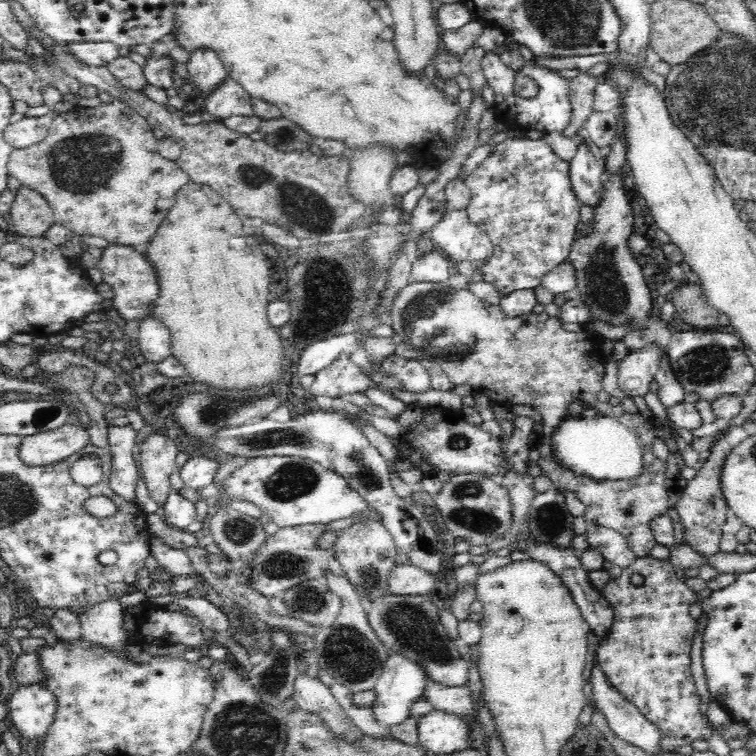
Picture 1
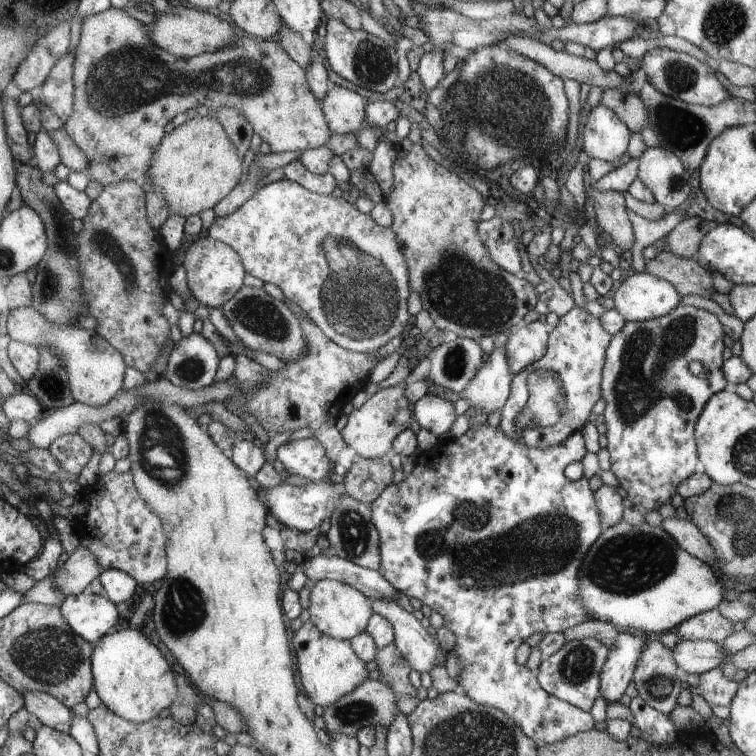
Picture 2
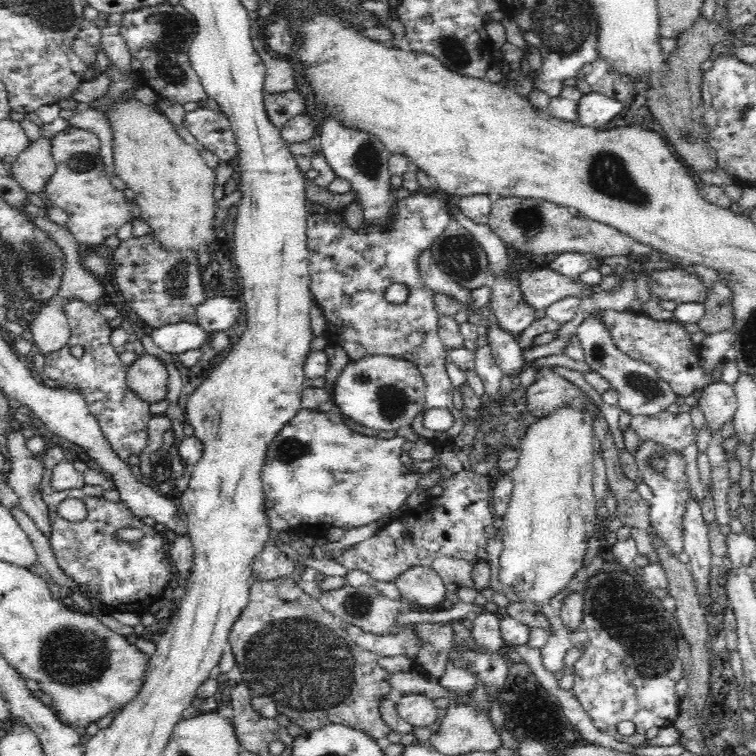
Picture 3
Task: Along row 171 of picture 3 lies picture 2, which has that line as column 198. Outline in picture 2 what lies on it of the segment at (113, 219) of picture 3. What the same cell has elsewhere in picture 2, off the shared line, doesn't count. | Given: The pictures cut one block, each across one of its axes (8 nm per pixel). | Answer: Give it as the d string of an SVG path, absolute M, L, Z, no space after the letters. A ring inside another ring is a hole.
M116 7L88 16L82 22L80 42L74 52L73 82L76 85L72 116L64 124L70 140L88 156L90 168L84 173L102 186L120 180L140 183L150 168L158 146L165 138L164 126L178 114L204 104L208 108L238 108L270 150L288 152L314 149L327 143L332 133L326 124L325 111L309 87L305 68L282 48L276 38L260 40L242 34L232 46L218 52L204 52L182 58L158 48L148 36L144 23Z

